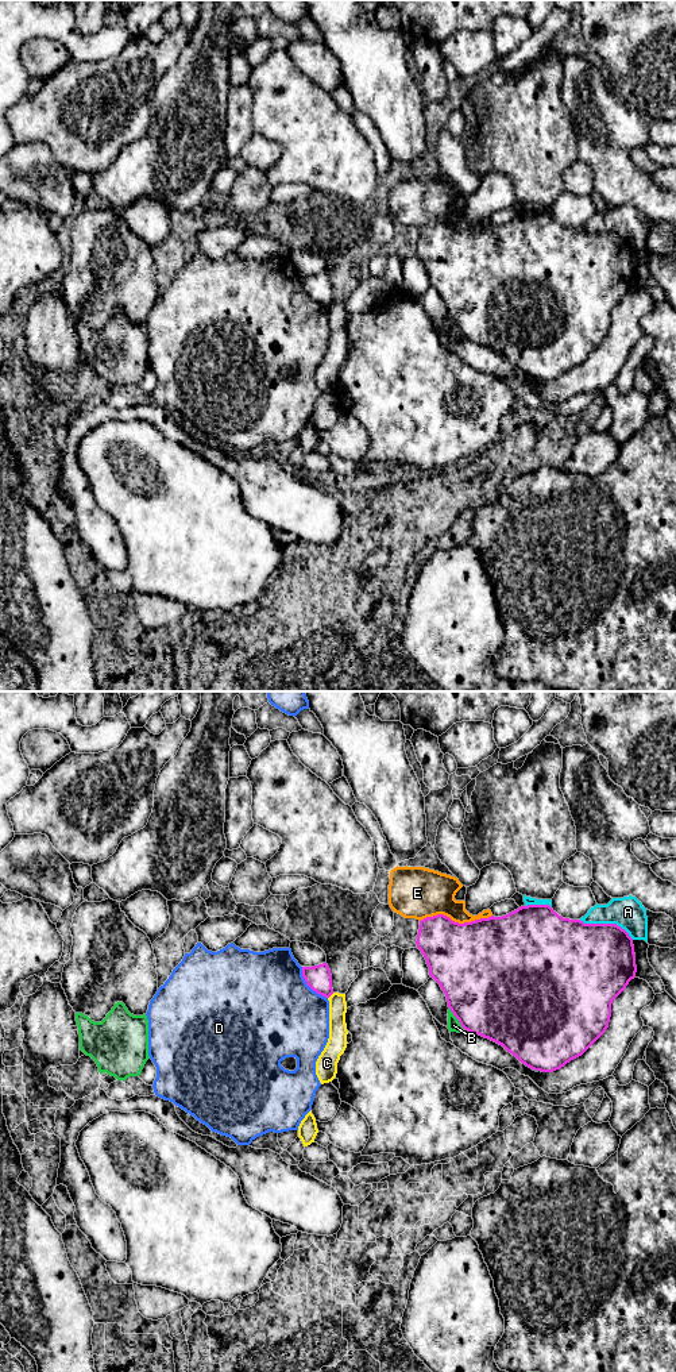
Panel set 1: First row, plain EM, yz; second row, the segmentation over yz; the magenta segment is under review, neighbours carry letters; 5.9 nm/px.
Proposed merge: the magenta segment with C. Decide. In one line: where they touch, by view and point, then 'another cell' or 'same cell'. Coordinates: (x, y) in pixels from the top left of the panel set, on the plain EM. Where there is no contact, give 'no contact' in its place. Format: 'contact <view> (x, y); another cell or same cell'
contact yz (331, 303); another cell

